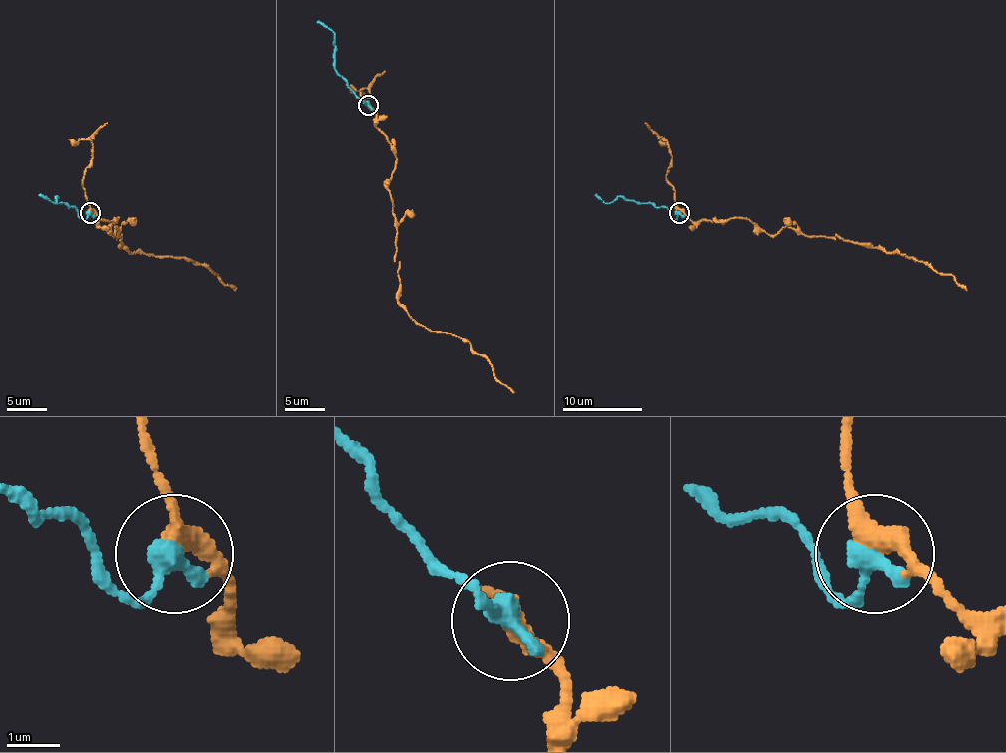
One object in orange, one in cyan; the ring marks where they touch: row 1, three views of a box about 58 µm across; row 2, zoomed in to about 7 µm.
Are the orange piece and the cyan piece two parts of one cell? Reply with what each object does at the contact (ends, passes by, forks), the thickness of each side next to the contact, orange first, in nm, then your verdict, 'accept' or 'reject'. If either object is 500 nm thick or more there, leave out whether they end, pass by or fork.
orange passes by | cyan ends | 360/460 nm | accept

